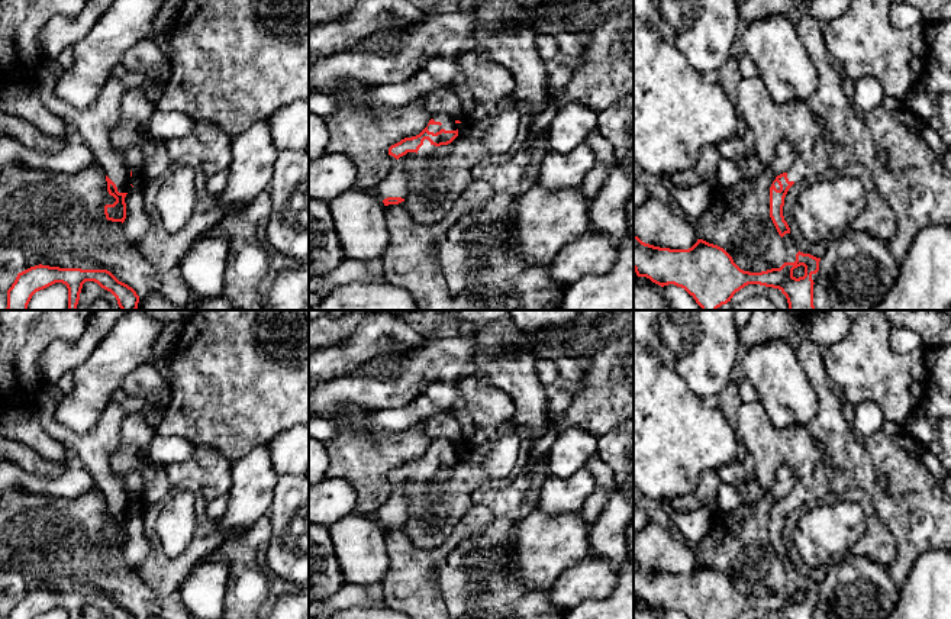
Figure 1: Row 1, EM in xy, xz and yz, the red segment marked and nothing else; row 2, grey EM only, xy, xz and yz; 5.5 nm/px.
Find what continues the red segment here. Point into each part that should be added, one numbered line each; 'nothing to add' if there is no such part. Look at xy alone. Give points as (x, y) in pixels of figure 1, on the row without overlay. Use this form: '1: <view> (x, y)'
1: xy (96, 447)

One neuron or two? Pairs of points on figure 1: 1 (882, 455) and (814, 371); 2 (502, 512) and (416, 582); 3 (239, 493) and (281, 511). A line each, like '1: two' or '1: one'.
1: one
2: two
3: two

